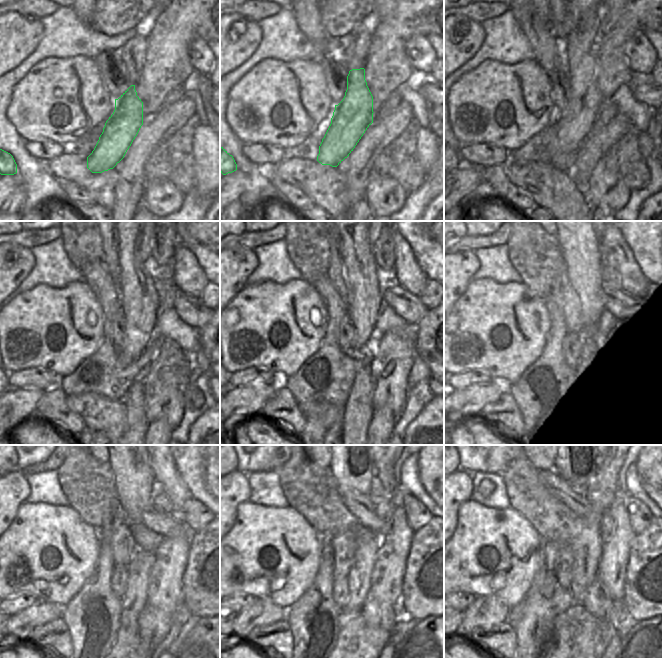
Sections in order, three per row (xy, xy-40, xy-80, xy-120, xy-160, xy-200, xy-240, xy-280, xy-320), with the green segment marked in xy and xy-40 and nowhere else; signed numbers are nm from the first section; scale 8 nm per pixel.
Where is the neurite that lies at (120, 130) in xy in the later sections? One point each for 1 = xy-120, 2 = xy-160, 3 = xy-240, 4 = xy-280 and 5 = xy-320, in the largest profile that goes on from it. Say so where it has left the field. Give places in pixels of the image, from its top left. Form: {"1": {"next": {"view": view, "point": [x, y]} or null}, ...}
{"1": {"next": {"view": "xy-120", "point": [139, 299]}}, "2": {"next": {"view": "xy-160", "point": [364, 302]}}, "3": {"next": {"view": "xy-240", "point": [131, 466]}}, "4": {"next": {"view": "xy-280", "point": [351, 465]}}, "5": {"next": {"view": "xy-320", "point": [576, 465]}}}

